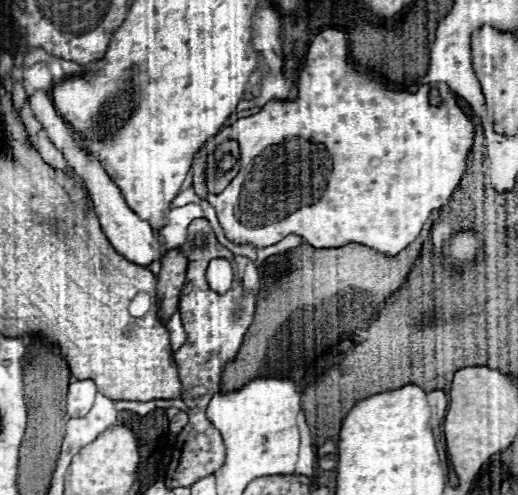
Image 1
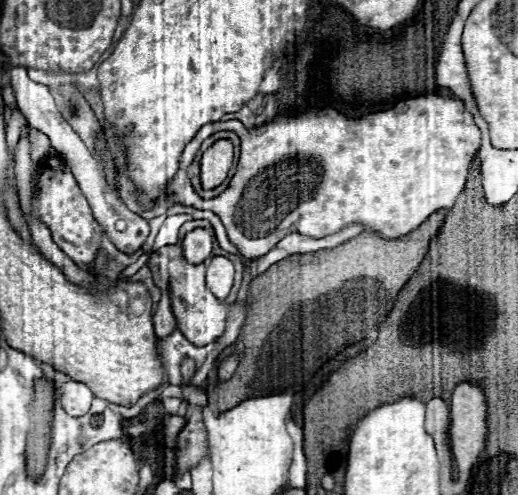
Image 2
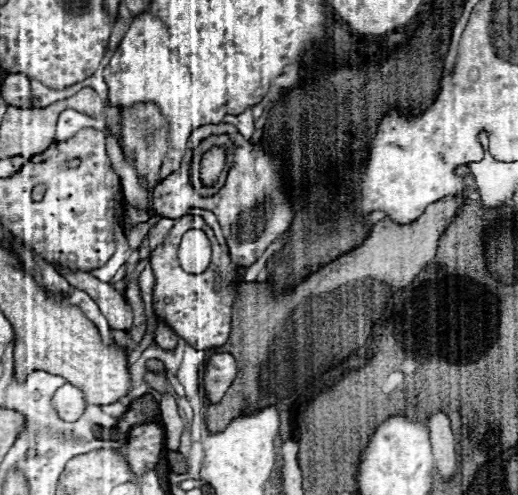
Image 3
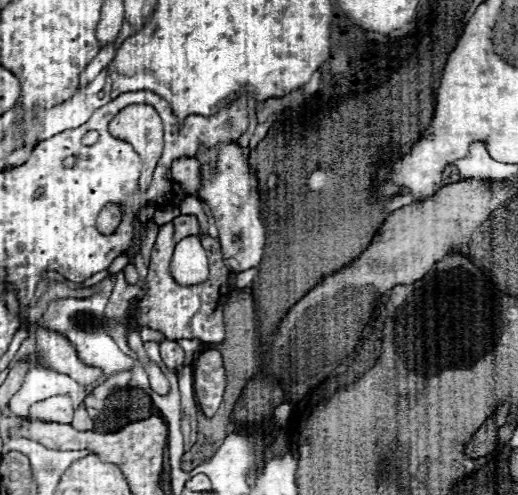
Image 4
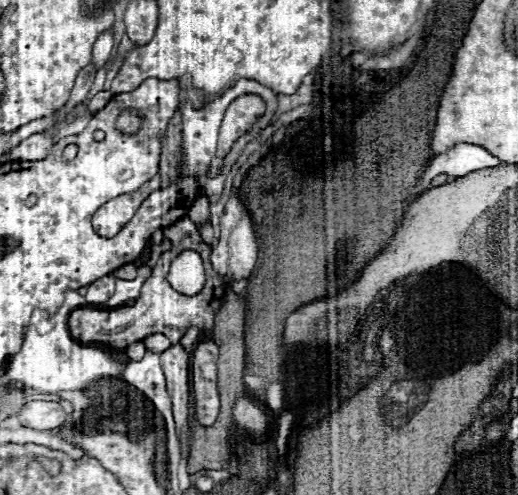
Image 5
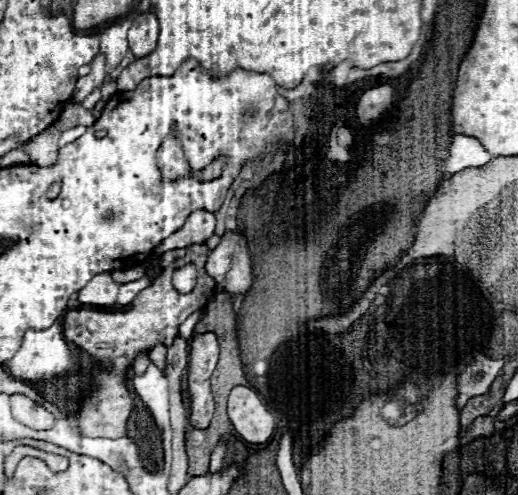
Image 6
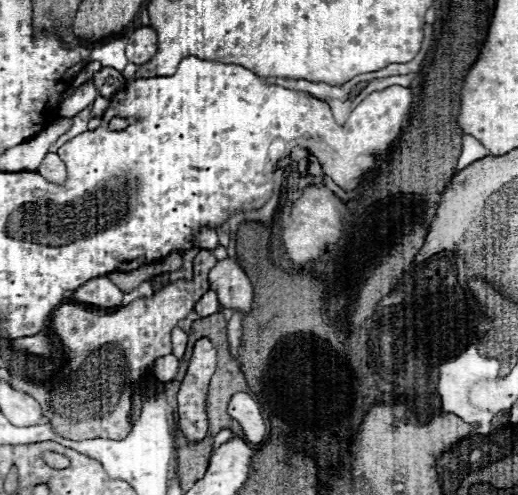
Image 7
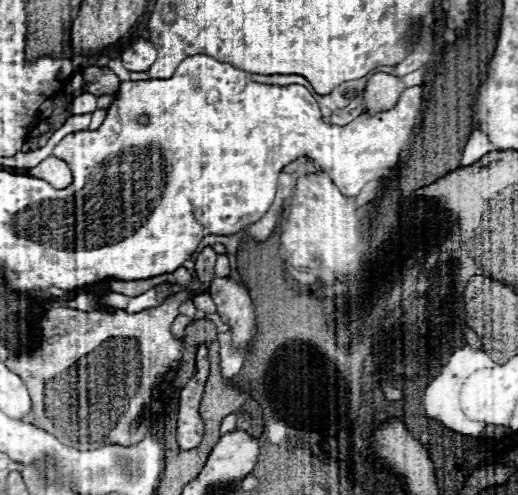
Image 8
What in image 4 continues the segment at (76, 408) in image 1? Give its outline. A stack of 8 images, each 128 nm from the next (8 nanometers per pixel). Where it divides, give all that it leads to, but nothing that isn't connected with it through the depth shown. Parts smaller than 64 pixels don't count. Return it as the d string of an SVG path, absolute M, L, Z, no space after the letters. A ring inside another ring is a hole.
M52 396L30 408L30 420L56 420L70 424L74 418L74 402L70 396Z

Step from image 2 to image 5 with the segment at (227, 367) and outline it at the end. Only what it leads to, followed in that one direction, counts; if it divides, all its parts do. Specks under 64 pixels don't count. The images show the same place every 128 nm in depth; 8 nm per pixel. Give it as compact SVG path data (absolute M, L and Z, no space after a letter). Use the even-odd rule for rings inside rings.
M214 342L198 344L192 355L192 378L195 417L202 426L214 424L220 410L216 362L218 346Z

